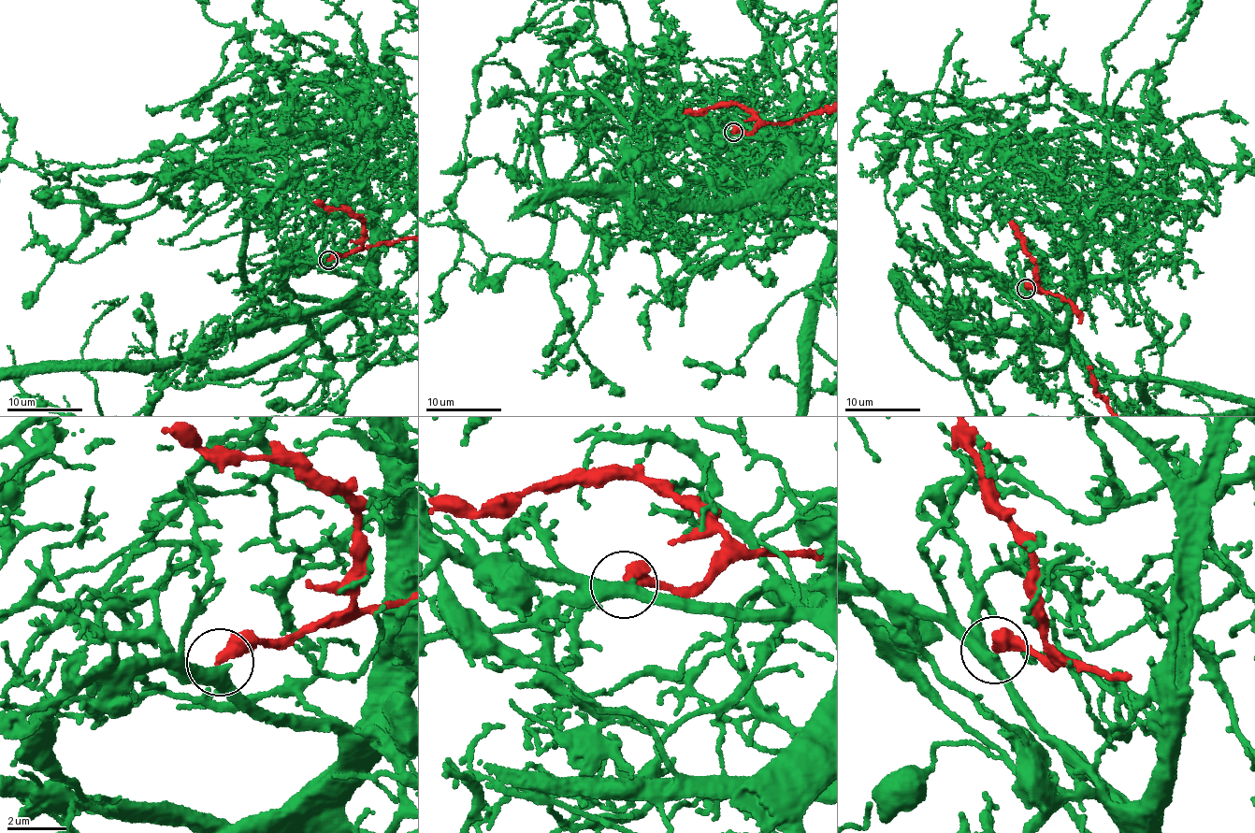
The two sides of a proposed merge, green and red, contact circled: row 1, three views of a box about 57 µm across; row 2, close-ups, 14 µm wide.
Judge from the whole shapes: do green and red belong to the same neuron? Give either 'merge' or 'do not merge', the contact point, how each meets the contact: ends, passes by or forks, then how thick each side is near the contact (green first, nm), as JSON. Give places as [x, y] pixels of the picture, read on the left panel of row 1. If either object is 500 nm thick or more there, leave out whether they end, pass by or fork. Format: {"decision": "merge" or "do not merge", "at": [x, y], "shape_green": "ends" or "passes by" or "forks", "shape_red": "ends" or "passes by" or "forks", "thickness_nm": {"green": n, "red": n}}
{"decision": "do not merge", "at": [328, 260], "shape_green": "passes by", "shape_red": "ends", "thickness_nm": {"green": 400, "red": 400}}

